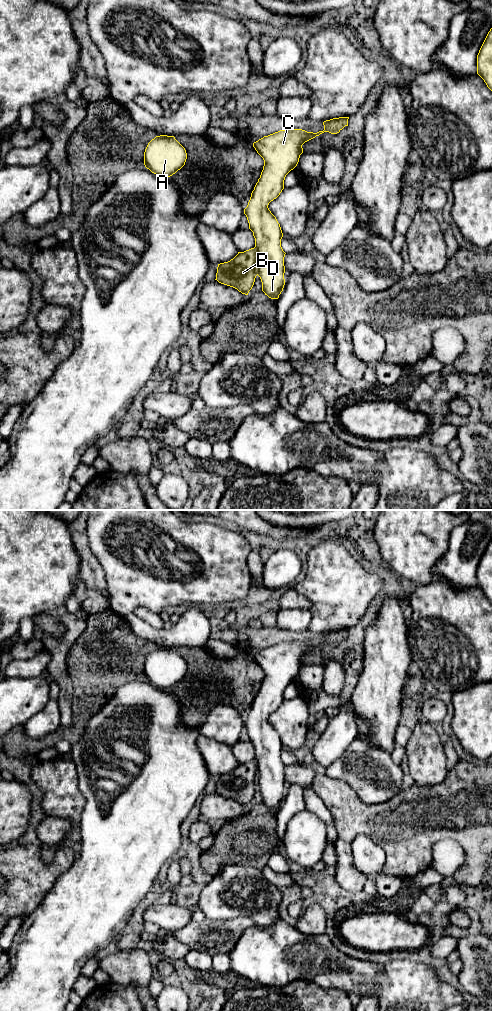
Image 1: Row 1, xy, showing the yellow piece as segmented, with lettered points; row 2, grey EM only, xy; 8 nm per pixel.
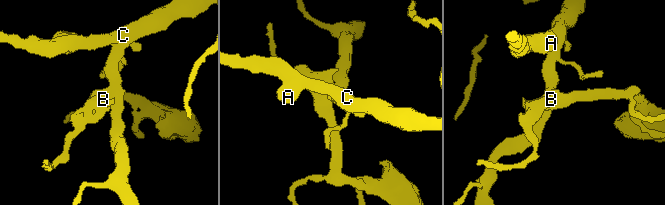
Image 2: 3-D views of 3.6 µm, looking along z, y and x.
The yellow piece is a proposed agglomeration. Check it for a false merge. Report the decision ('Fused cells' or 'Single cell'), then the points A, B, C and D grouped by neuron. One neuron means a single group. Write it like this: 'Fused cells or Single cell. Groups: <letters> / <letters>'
Fused cells. Groups: A C D / B

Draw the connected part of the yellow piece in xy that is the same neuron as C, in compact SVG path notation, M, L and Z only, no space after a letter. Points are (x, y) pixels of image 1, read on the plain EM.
M348 631L326 632L323 634L324 642L317 645L302 641L280 642L253 655L264 672L264 678L244 726L255 750L257 787L262 794L262 803L271 811L278 811L285 797L286 765L281 759L283 745L280 736L268 717L284 701L286 687L297 678L303 665L302 657L324 644L339 645L348 638Z

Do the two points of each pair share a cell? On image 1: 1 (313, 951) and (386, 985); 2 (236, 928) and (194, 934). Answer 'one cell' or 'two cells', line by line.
1: one cell
2: one cell

